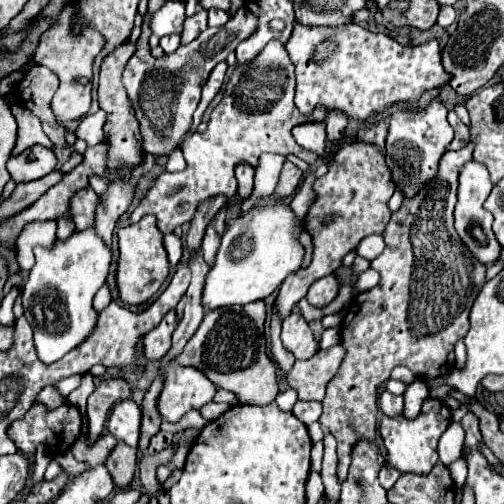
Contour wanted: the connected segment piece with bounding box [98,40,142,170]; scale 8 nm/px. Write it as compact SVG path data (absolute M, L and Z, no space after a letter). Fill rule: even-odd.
M126 42L124 46L118 46L116 52L108 54L102 62L102 70L100 70L100 86L98 86L98 100L100 100L100 108L108 112L108 120L104 126L106 132L106 142L110 144L110 154L108 154L108 162L110 162L110 170L112 166L120 166L122 160L132 162L132 166L136 166L136 162L140 162L140 154L142 154L142 136L138 130L138 120L134 116L134 110L130 106L128 94L122 86L122 70L128 62L128 58L136 52L136 44L134 42Z

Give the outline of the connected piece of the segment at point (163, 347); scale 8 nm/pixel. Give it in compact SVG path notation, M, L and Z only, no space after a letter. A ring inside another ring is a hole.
M170 310L164 316L164 320L144 336L144 354L148 360L160 360L170 350L176 324L178 324L176 310Z

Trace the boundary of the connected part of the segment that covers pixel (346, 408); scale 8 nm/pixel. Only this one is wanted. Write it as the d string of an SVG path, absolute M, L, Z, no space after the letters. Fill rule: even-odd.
M474 142L464 146L462 150L444 154L440 162L440 174L436 182L422 188L416 198L404 198L402 208L392 214L384 230L386 250L370 262L370 266L380 274L380 284L368 292L356 294L352 298L348 312L342 324L342 344L346 348L346 358L332 382L328 382L326 396L322 400L324 412L320 416L322 426L330 430L330 434L338 442L338 482L342 484L348 476L348 466L352 458L352 450L360 440L374 440L376 434L376 414L378 414L378 386L390 378L394 366L404 364L414 374L434 380L446 376L454 368L454 344L466 336L470 330L470 308L484 284L486 268L472 258L464 242L460 242L454 230L454 206L456 206L456 190L460 168L472 160Z

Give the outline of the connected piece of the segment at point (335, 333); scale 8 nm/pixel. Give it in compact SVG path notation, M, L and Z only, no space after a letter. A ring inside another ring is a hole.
M340 326L328 328L328 330L324 330L324 334L322 334L320 348L330 348L330 346L334 346L334 344L338 344L338 342L340 342Z

